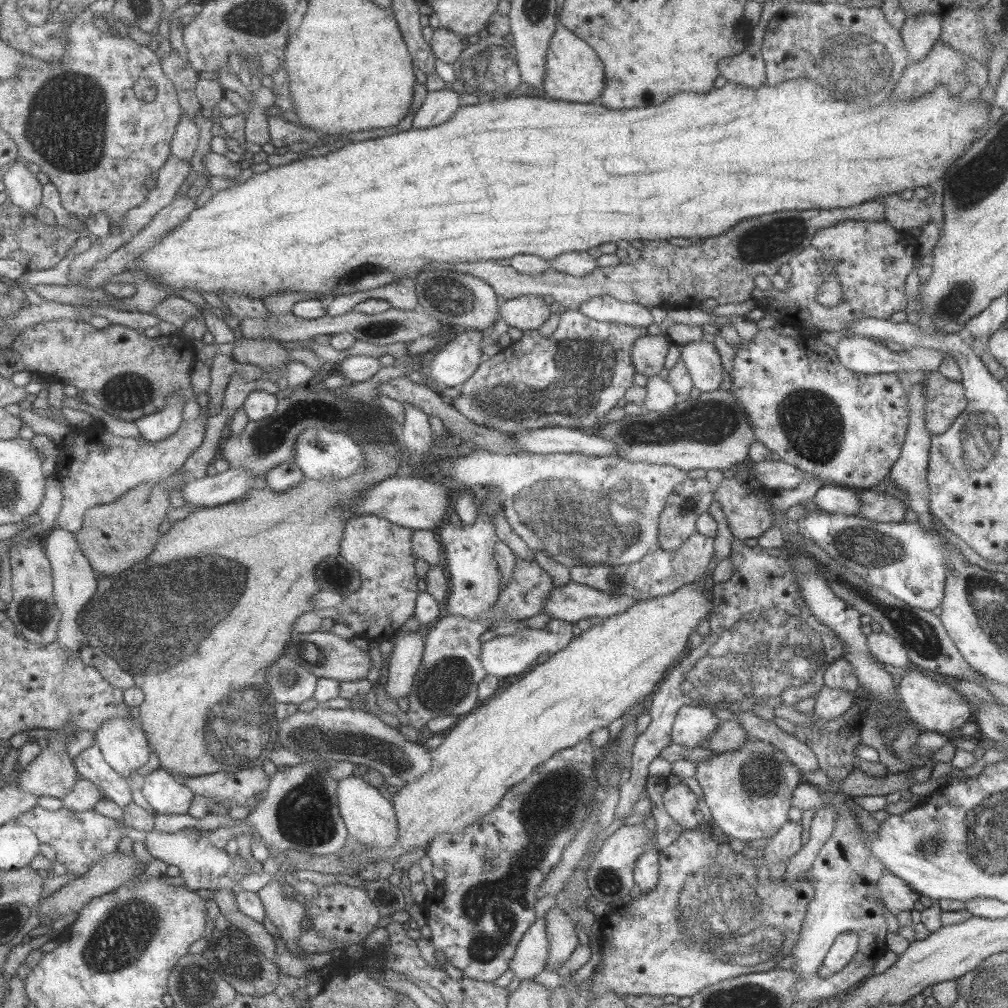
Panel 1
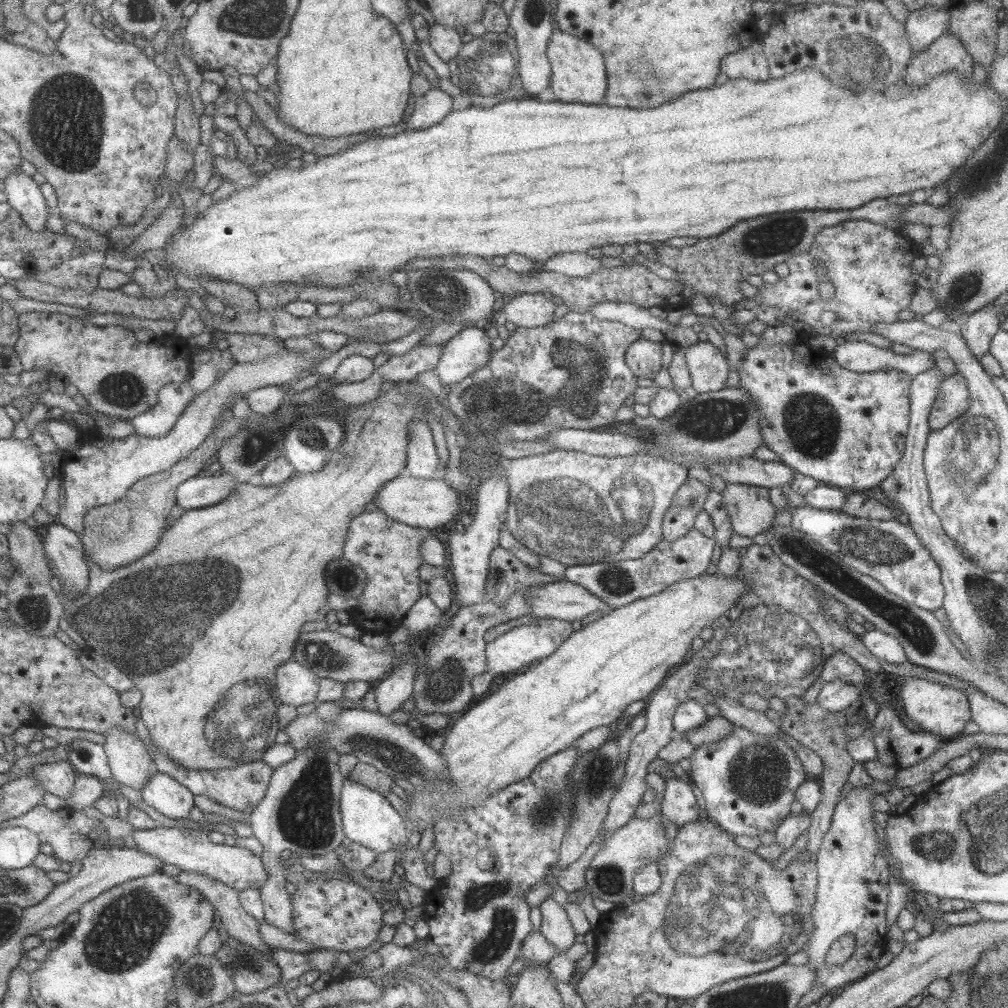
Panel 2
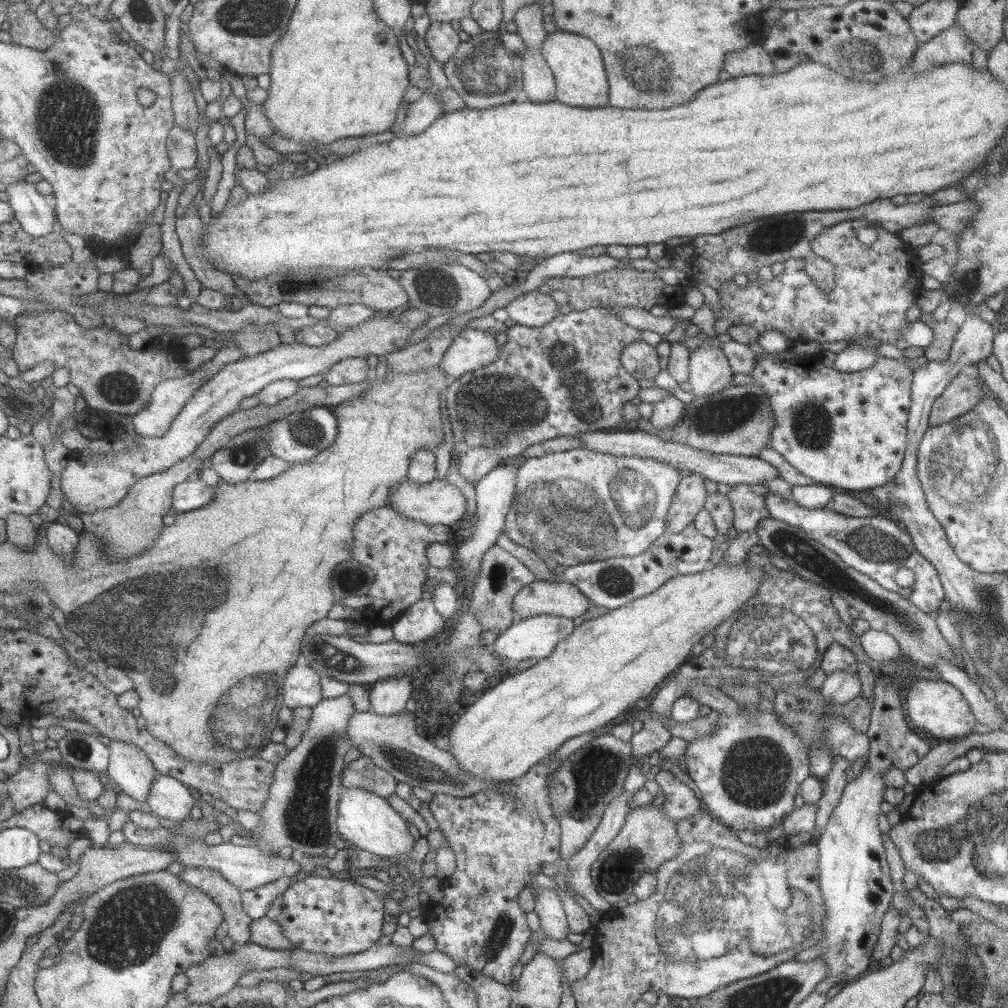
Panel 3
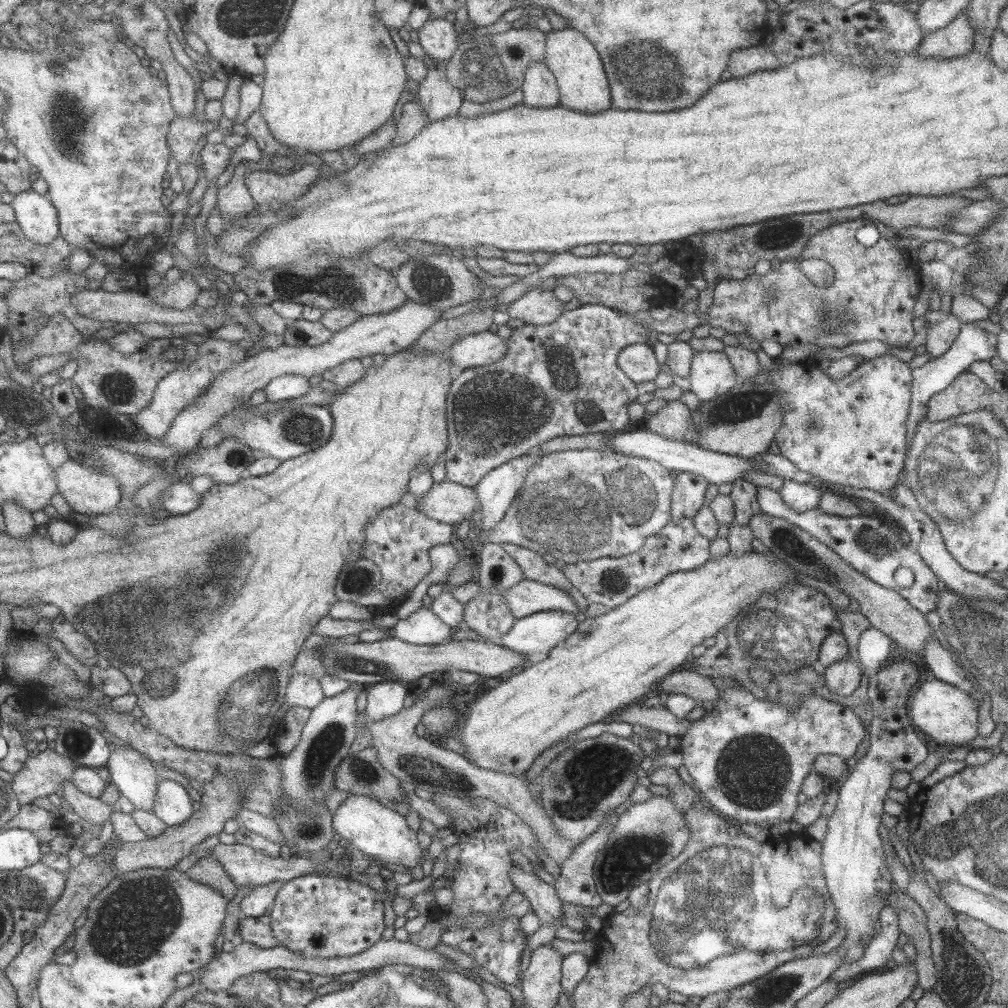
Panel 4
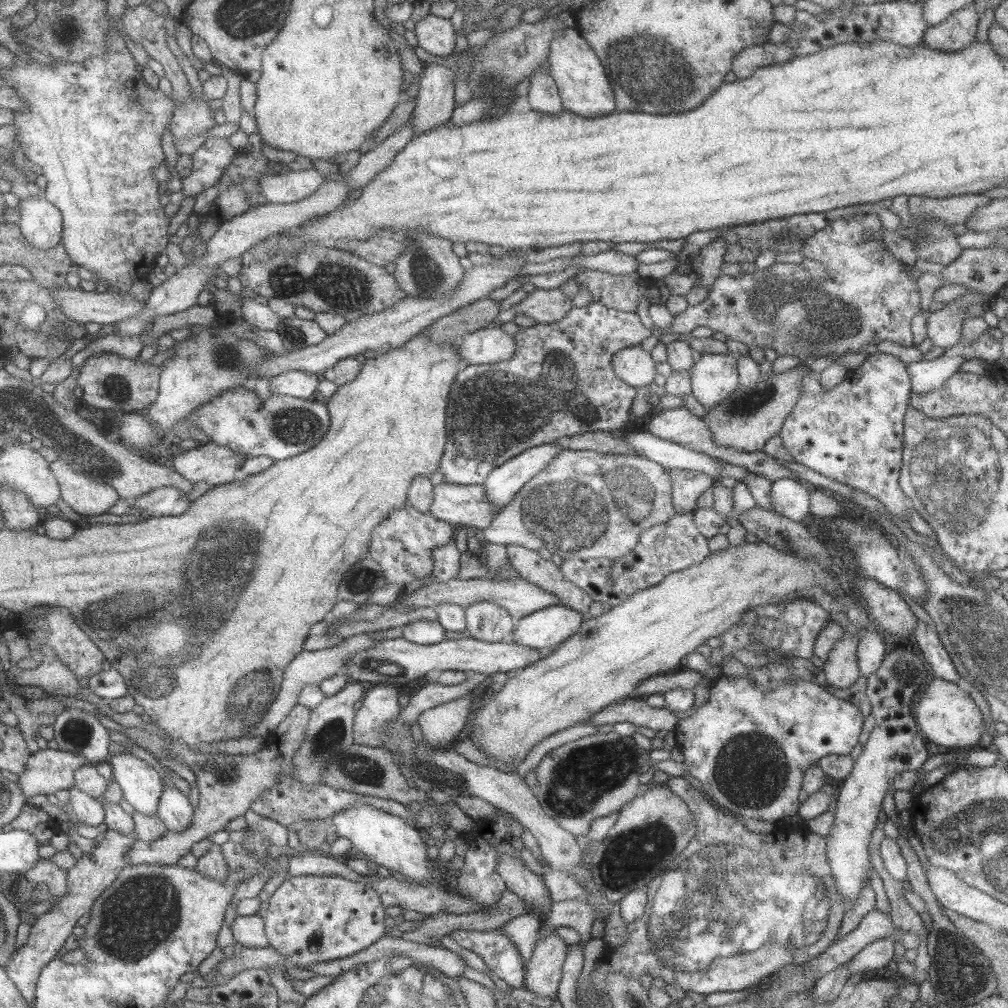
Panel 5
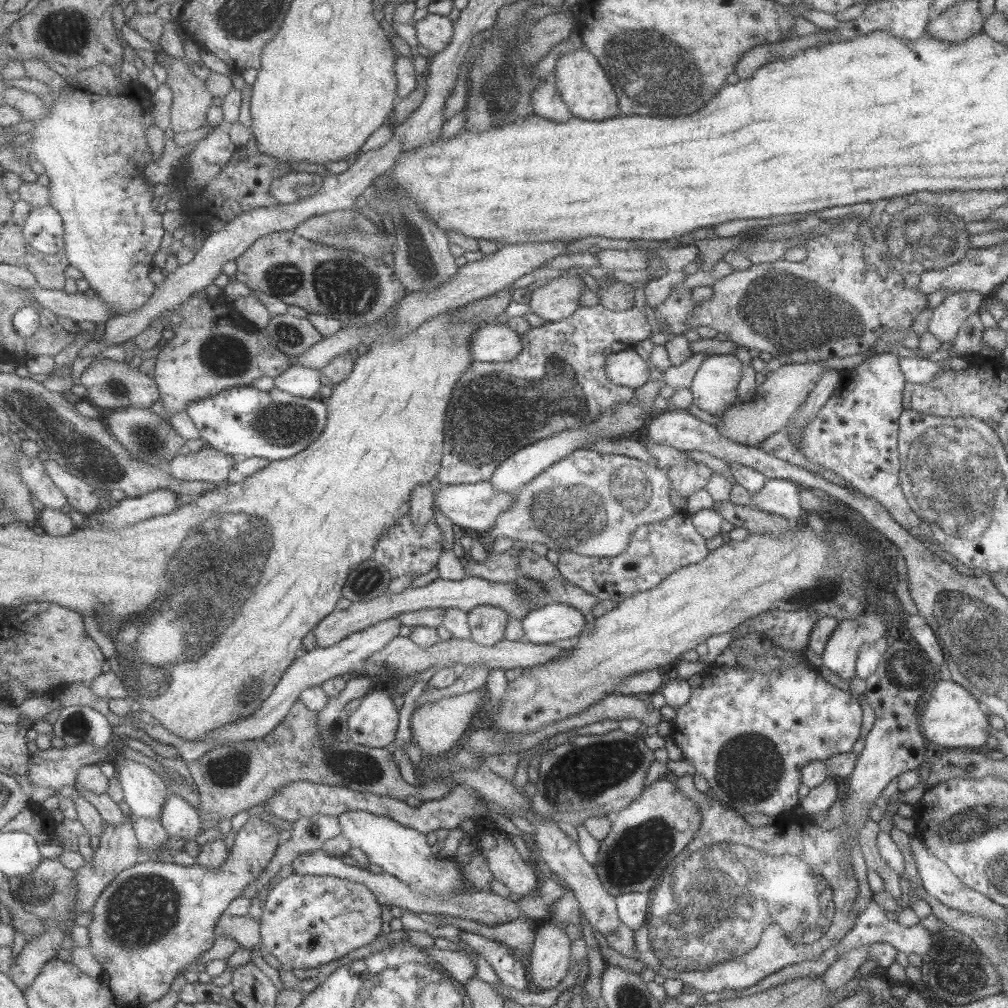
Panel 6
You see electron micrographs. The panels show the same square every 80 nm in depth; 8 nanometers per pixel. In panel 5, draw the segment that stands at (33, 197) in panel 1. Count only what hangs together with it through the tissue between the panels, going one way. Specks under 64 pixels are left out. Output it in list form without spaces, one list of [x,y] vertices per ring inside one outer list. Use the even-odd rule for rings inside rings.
[[[44,196],[36,198],[23,198],[19,202],[22,210],[21,228],[25,238],[41,250],[51,251],[64,240],[64,218],[60,208],[49,202]]]

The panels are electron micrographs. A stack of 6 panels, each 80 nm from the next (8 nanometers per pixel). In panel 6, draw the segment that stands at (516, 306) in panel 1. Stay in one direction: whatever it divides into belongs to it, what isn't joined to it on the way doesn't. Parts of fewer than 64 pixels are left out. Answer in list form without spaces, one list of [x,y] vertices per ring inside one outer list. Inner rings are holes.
[[[581,273],[555,277],[532,291],[528,300],[530,310],[547,322],[567,318],[581,306],[579,296],[583,292],[583,285]]]

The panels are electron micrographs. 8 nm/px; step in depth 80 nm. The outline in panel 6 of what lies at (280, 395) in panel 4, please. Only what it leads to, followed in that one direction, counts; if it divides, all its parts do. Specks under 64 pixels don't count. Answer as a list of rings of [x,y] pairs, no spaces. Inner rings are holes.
[[[290,365],[281,375],[275,376],[273,385],[277,390],[287,392],[291,396],[315,399],[319,397],[318,391],[319,387],[321,387],[319,375],[318,370]]]

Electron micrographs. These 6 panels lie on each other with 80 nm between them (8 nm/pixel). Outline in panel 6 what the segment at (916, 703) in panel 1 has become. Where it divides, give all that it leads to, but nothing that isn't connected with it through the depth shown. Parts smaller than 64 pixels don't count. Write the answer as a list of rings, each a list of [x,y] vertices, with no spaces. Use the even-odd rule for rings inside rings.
[[[939,676],[933,685],[935,687],[920,718],[921,730],[925,738],[945,748],[982,750],[989,736],[990,726],[978,699],[945,676]]]

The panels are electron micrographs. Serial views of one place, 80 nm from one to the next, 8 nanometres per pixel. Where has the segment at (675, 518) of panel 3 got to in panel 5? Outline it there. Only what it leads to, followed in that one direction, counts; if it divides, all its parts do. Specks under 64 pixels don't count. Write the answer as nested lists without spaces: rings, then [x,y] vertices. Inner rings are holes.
[[[670,469],[668,470],[672,490],[671,502],[675,514],[692,513],[696,507],[697,498],[714,483],[704,472]]]

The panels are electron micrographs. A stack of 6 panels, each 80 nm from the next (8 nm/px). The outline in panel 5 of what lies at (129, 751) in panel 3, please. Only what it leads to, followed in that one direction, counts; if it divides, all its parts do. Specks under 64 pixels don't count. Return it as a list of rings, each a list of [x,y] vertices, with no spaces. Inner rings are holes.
[[[136,751],[117,753],[112,756],[110,764],[113,768],[113,780],[121,785],[124,790],[124,798],[134,807],[134,812],[155,815],[164,791],[164,783],[146,758]]]

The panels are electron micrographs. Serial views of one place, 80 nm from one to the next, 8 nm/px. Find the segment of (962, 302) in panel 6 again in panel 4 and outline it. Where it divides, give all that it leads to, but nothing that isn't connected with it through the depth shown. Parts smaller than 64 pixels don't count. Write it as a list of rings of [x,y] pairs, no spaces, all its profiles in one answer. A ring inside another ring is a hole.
[[[927,311],[921,316],[926,329],[926,353],[933,357],[945,354],[960,331],[960,322],[951,311]]]

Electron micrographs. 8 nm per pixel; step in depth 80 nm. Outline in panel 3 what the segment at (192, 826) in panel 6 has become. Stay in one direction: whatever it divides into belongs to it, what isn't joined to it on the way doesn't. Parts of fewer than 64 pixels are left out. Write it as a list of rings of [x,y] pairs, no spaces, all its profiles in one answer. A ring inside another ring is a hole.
[[[158,775],[145,800],[151,812],[159,819],[173,822],[189,818],[189,810],[195,804],[187,786],[175,777]]]

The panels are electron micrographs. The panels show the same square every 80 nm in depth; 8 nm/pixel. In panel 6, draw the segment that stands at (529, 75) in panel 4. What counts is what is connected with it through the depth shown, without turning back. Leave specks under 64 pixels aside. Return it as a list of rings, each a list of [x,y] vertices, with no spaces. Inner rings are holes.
[[[551,78],[540,79],[531,95],[531,106],[537,116],[563,124],[572,117],[571,111],[561,100]]]

